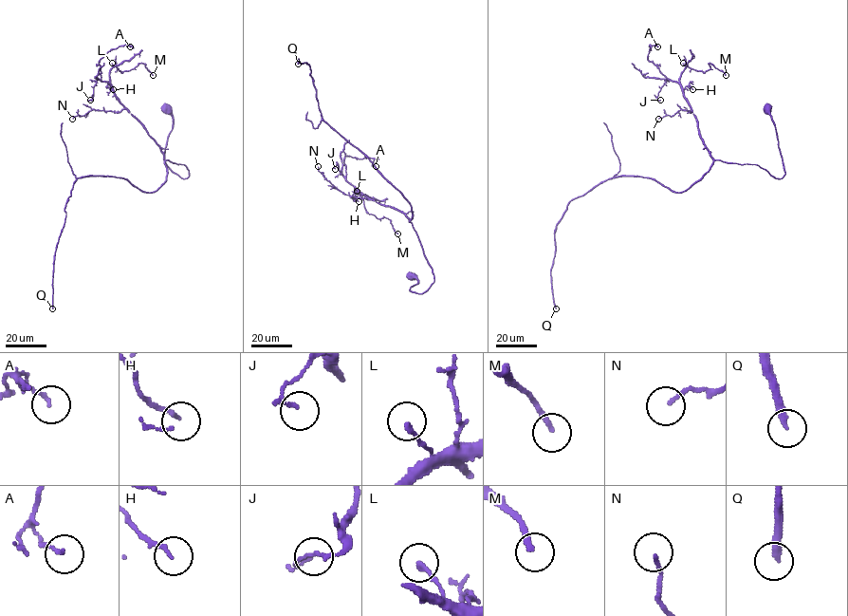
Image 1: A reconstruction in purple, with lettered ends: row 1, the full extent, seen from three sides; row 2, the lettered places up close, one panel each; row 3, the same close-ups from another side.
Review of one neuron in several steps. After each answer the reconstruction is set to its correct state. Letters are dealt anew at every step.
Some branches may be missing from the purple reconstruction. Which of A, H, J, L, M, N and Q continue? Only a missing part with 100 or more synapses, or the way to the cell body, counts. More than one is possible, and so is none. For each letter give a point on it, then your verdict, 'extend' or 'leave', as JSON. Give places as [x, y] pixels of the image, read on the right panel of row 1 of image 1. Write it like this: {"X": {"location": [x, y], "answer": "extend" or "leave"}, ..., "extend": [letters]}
{"A": {"location": [657, 46], "answer": "leave"}, "H": {"location": [692, 89], "answer": "leave"}, "J": {"location": [660, 100], "answer": "leave"}, "L": {"location": [683, 63], "answer": "leave"}, "M": {"location": [726, 75], "answer": "leave"}, "N": {"location": [658, 119], "answer": "leave"}, "Q": {"location": [556, 308], "answer": "extend"}, "extend": ["Q"]}

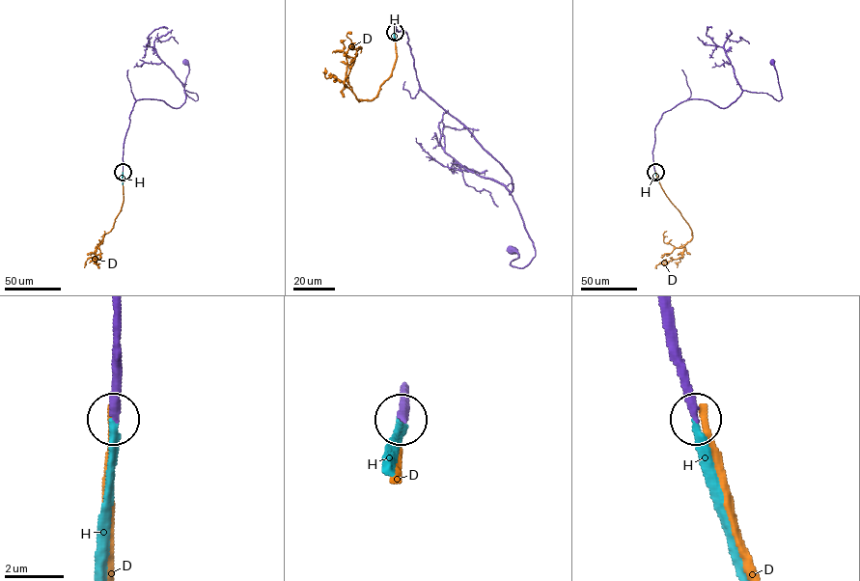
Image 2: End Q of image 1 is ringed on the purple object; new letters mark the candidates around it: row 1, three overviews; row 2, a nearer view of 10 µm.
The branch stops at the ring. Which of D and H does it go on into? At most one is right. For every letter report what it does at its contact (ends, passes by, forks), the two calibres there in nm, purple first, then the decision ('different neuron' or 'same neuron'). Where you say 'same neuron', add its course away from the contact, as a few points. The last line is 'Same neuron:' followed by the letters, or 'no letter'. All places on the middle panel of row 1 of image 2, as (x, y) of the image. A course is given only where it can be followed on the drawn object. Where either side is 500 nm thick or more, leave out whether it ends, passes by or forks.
D: it ends | 300/260 nm | different neuron
H: it ends | 280/240 nm | same neuron
Same neuron: H

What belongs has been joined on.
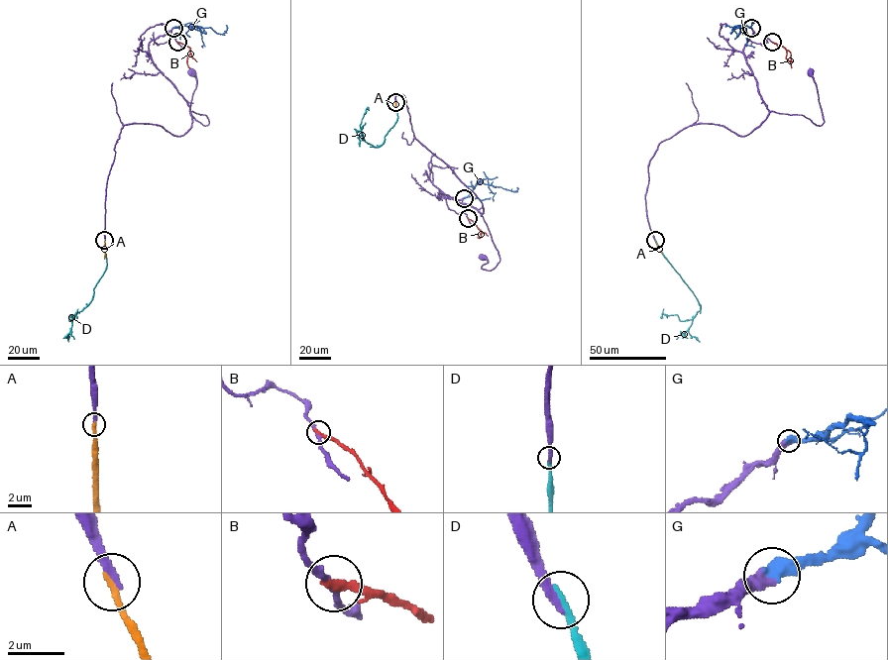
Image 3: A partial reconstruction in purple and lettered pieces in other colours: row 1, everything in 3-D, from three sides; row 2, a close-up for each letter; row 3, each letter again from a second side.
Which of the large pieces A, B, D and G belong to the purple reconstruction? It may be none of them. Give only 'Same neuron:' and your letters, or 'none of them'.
Same neuron: A, G

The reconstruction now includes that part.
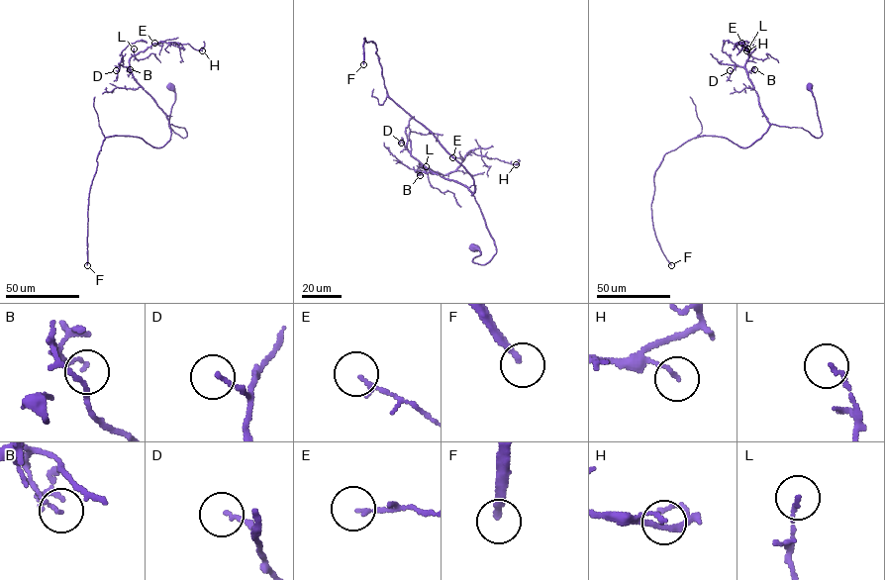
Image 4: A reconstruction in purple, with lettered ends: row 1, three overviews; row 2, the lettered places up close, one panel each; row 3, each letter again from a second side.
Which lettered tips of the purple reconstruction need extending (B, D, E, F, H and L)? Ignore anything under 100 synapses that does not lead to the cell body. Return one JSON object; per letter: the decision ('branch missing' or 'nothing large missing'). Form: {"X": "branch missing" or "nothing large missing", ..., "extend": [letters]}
{"B": "nothing large missing", "D": "nothing large missing", "E": "nothing large missing", "F": "branch missing", "H": "nothing large missing", "L": "nothing large missing", "extend": ["F"]}

